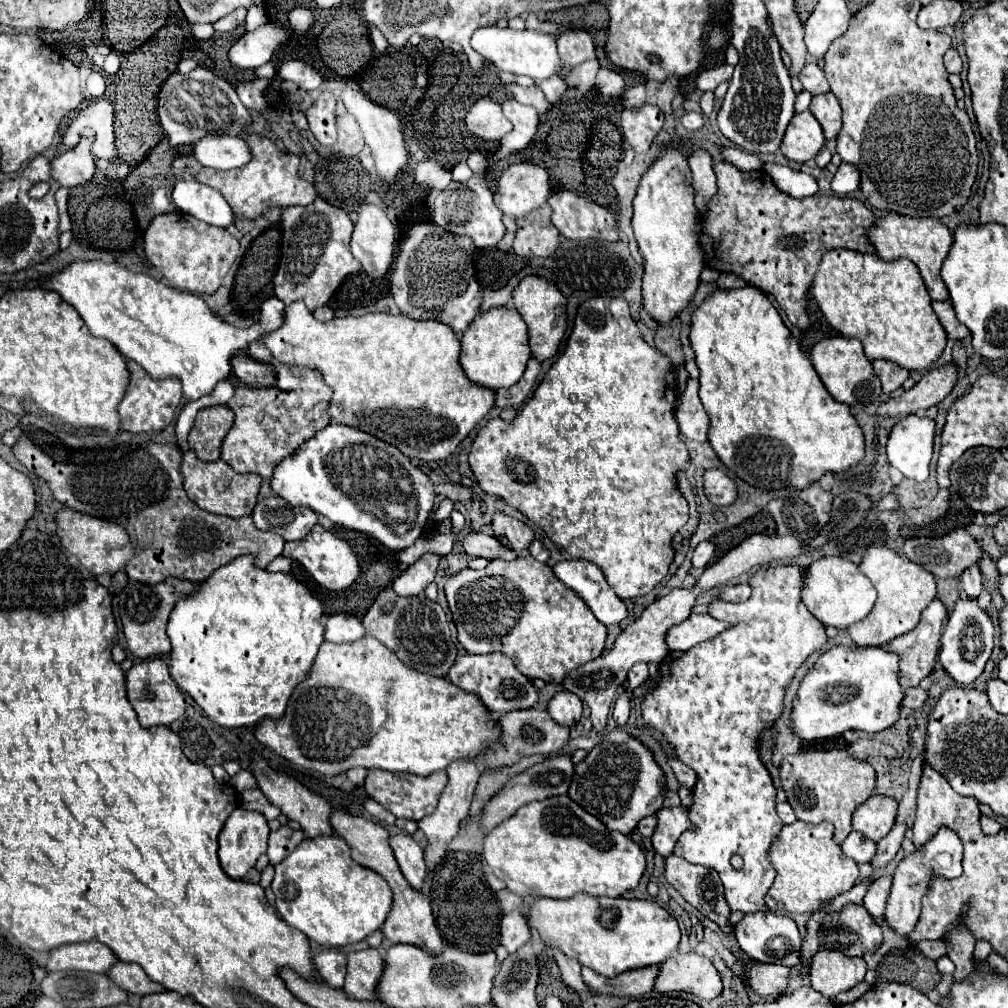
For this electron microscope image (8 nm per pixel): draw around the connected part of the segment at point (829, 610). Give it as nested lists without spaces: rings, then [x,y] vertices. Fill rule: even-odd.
[[[823,556],[811,562],[811,566],[805,570],[803,580],[803,604],[819,622],[835,628],[847,628],[849,624],[863,620],[871,612],[877,598],[877,590],[873,588],[871,580],[859,570],[857,564],[841,556]]]

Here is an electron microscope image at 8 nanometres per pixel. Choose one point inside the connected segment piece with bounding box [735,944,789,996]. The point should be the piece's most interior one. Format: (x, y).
(765, 979)

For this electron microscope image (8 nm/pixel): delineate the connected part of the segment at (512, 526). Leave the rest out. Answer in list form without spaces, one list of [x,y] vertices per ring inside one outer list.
[[[503,512],[493,514],[491,528],[493,528],[495,538],[501,540],[511,550],[525,550],[525,548],[529,548],[531,540],[535,538],[533,530],[525,522],[517,520],[513,516],[507,516]]]

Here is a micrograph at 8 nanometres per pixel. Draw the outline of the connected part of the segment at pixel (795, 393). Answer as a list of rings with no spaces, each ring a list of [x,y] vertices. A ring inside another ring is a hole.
[[[743,286],[743,288],[733,288],[733,290],[715,290],[713,294],[709,294],[691,314],[691,332],[689,332],[689,342],[691,348],[695,352],[695,362],[699,366],[699,398],[705,406],[705,412],[711,418],[711,426],[709,426],[709,442],[713,446],[713,450],[717,452],[717,456],[721,458],[721,462],[733,470],[739,478],[743,478],[745,482],[759,486],[759,488],[807,488],[811,482],[819,480],[825,472],[843,472],[849,466],[855,466],[863,454],[865,454],[865,442],[863,442],[863,432],[859,428],[859,424],[855,422],[855,418],[849,412],[847,404],[839,404],[829,392],[827,388],[823,388],[823,382],[819,380],[819,374],[815,372],[811,360],[803,354],[798,341],[791,336],[791,332],[787,330],[787,326],[783,324],[777,308],[771,304],[771,300],[765,296],[765,292],[761,292],[755,286]]]

